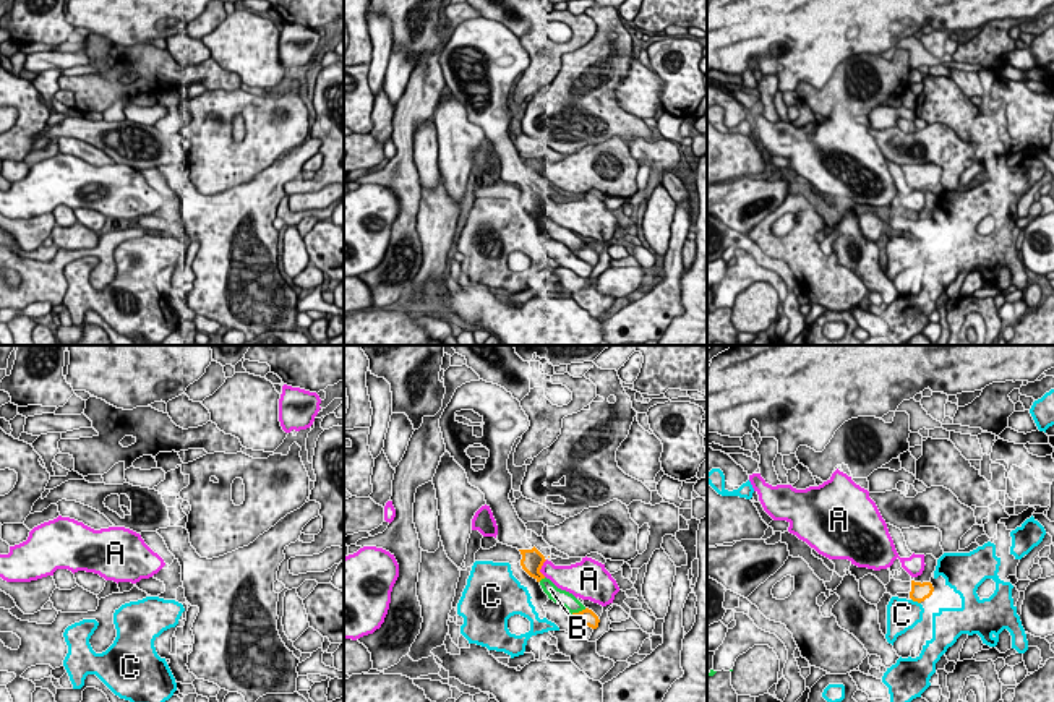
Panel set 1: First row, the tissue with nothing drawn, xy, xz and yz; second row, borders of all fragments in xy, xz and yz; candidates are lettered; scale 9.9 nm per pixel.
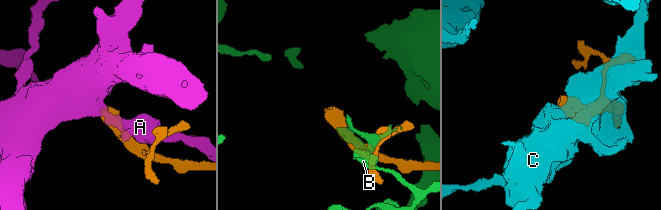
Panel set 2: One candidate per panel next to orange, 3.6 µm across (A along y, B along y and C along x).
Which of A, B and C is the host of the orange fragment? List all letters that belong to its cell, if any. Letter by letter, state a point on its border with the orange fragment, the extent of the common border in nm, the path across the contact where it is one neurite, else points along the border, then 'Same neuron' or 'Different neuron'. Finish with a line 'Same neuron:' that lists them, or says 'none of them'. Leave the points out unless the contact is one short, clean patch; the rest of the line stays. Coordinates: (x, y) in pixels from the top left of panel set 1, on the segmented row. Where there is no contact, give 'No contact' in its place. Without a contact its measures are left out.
A: Touches orange at xz (540, 568). Shared border 180 nm. Different neuron
B: Touches orange at xz (579, 612). Shared border 170 nm. Different neuron
C: Touches orange at yz (916, 600). Shared border 110 nm. Different neuron
Same neuron: none of them

